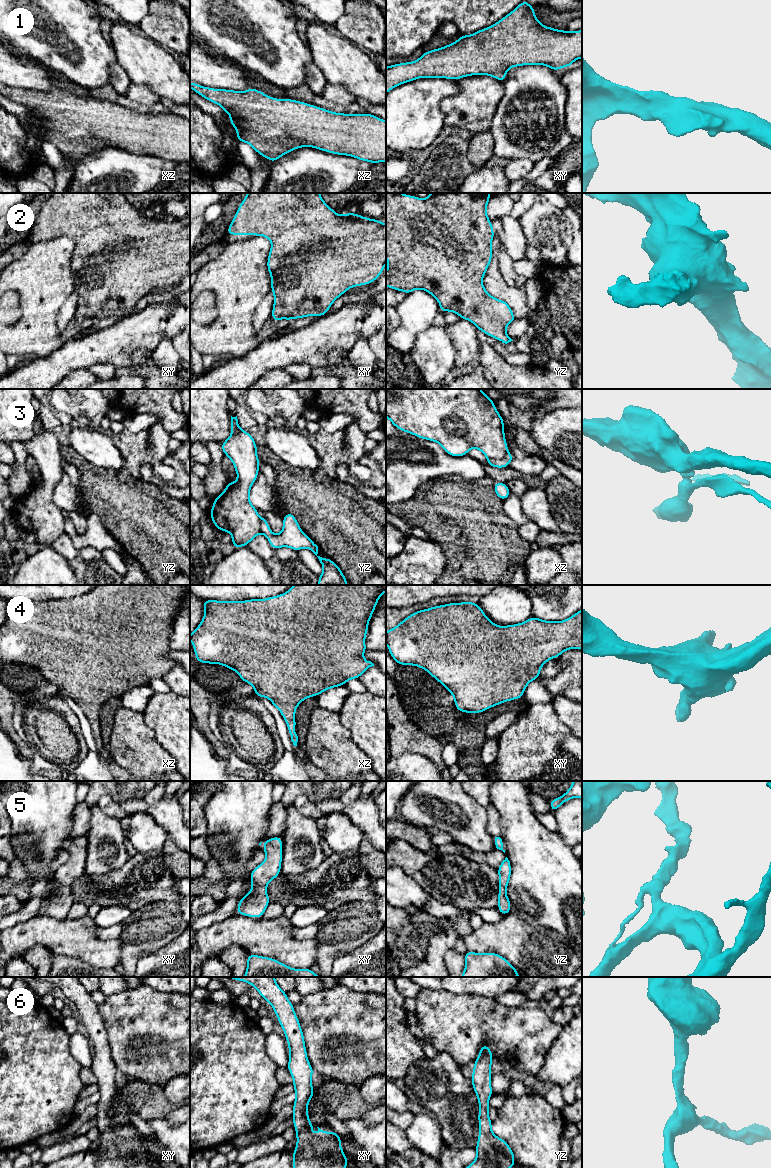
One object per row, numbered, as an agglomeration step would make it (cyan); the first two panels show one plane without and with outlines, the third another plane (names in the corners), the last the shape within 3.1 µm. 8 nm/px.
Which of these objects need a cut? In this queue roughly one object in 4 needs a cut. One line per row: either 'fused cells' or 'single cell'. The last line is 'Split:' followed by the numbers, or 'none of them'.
1: single cell
2: single cell
3: fused cells
4: single cell
5: single cell
6: single cell
Split: 3

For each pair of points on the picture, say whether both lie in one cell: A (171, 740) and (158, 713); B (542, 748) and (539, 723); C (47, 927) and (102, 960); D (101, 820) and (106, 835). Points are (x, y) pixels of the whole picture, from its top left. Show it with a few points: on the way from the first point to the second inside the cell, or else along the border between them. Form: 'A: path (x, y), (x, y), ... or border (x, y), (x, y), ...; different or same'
A: path (171, 733), (171, 726), (165, 720); same
B: path (539, 742), (539, 729); same
C: path (61, 936), (77, 938), (88, 947); same
D: path (101, 824), (105, 831); same

